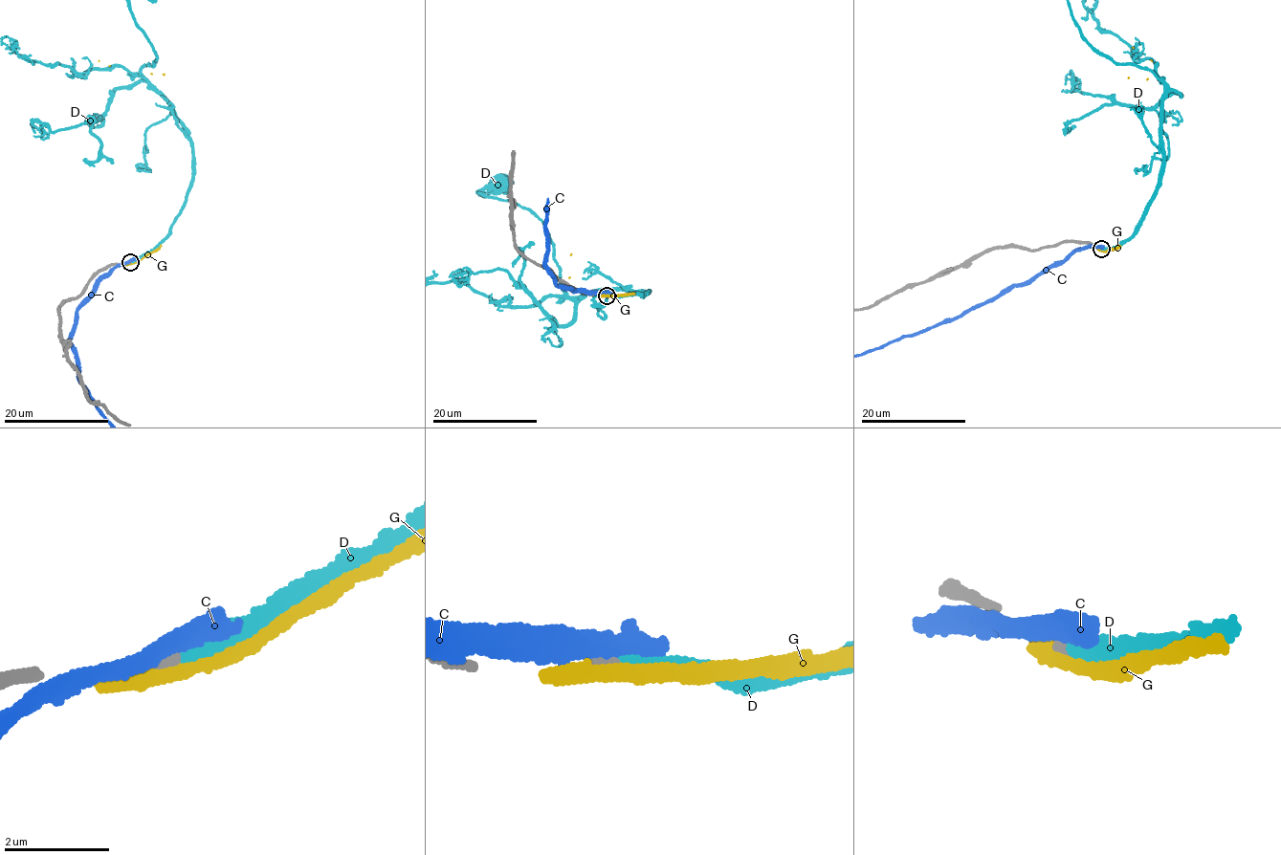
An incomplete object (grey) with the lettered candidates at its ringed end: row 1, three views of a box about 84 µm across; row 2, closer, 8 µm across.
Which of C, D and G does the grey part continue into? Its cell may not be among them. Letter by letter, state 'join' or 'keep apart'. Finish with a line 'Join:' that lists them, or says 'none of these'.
C: keep apart
D: join
G: keep apart
Join: D

